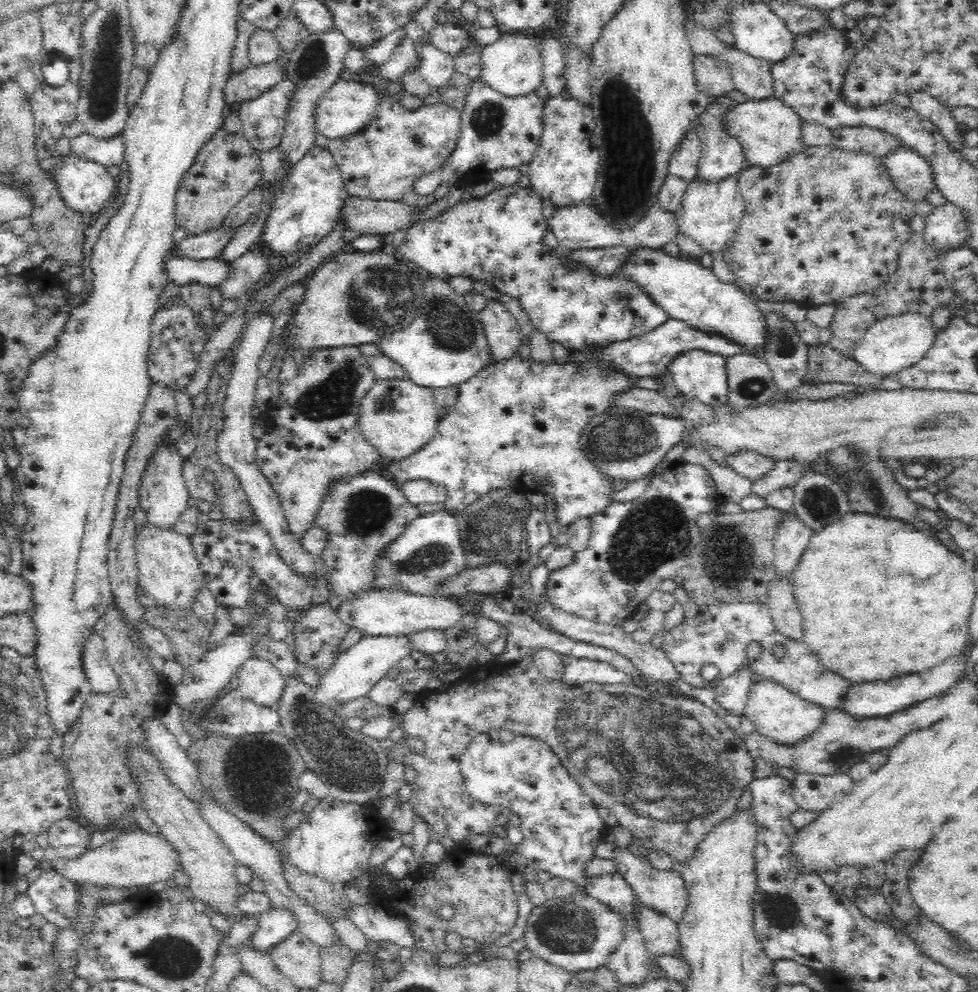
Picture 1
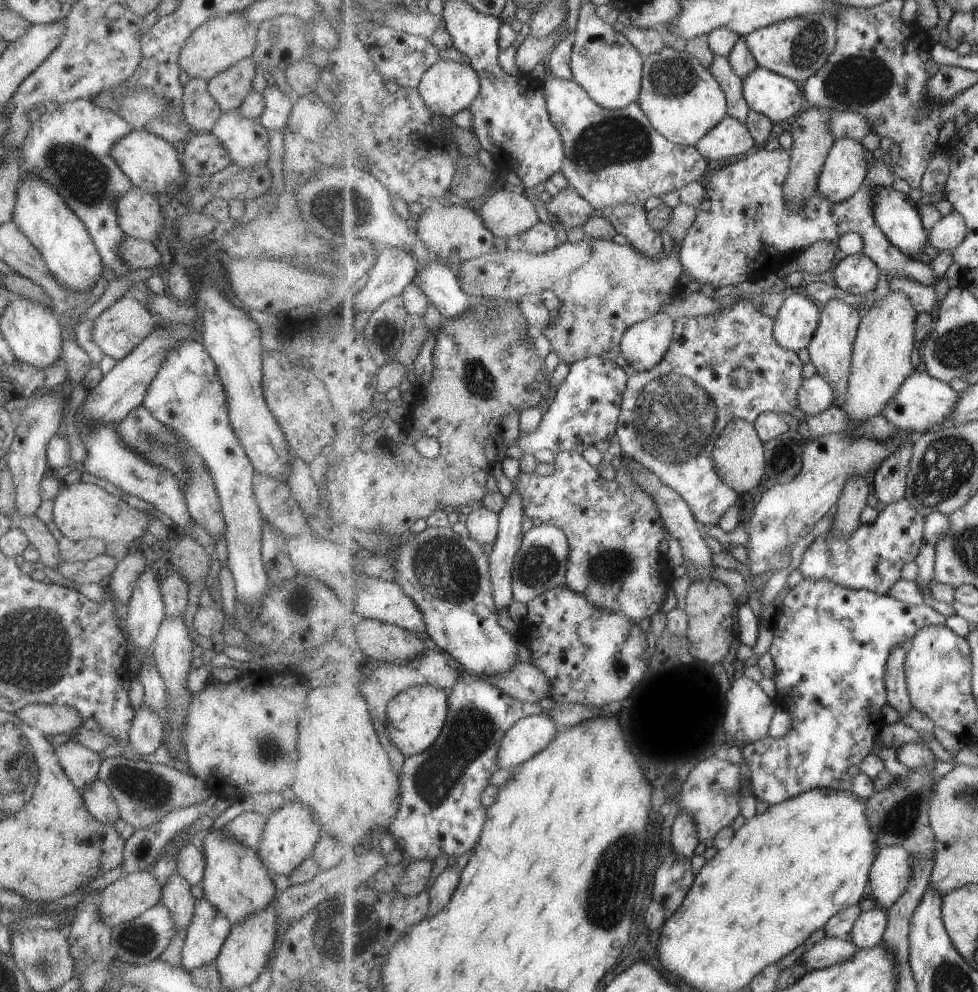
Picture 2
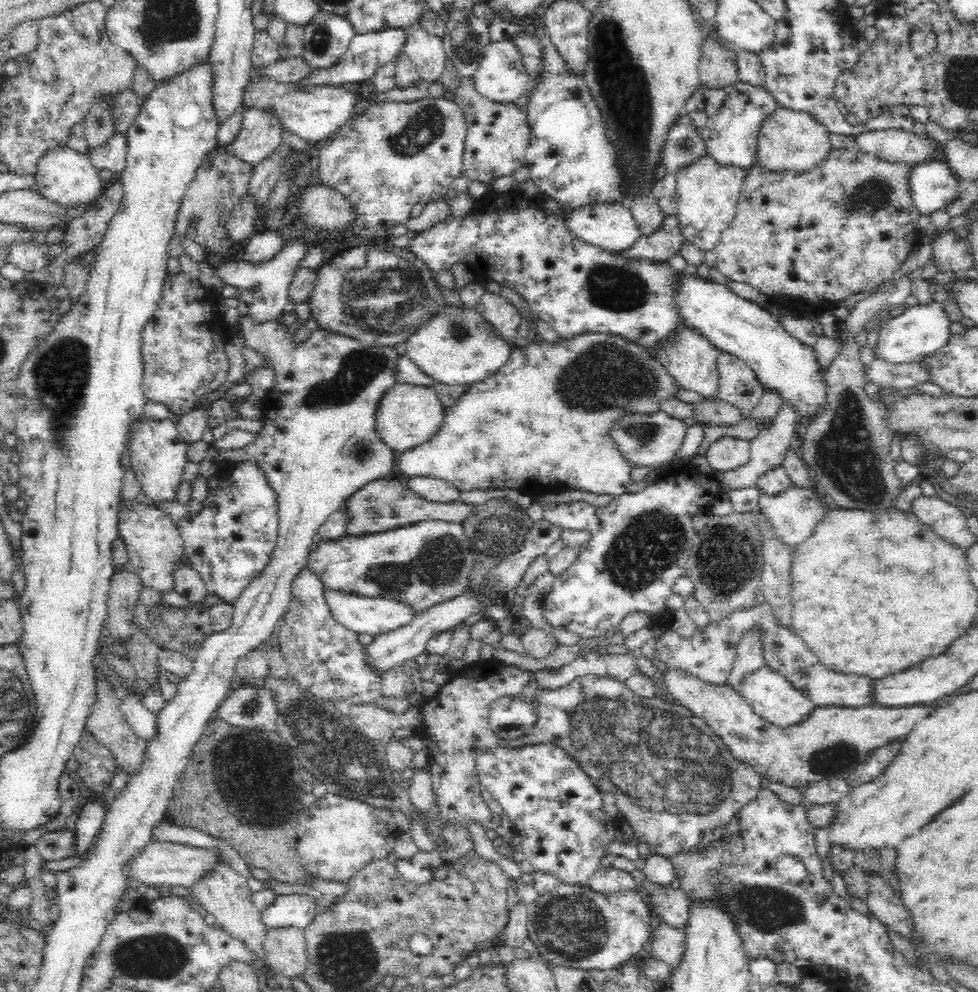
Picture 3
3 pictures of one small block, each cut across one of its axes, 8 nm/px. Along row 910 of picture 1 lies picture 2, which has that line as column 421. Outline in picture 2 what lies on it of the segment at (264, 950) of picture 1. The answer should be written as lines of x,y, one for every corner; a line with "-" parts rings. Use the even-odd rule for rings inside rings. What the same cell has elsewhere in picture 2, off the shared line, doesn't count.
431,261
417,271
418,282
443,319
458,317
474,306
474,300
460,287
458,276
449,265

